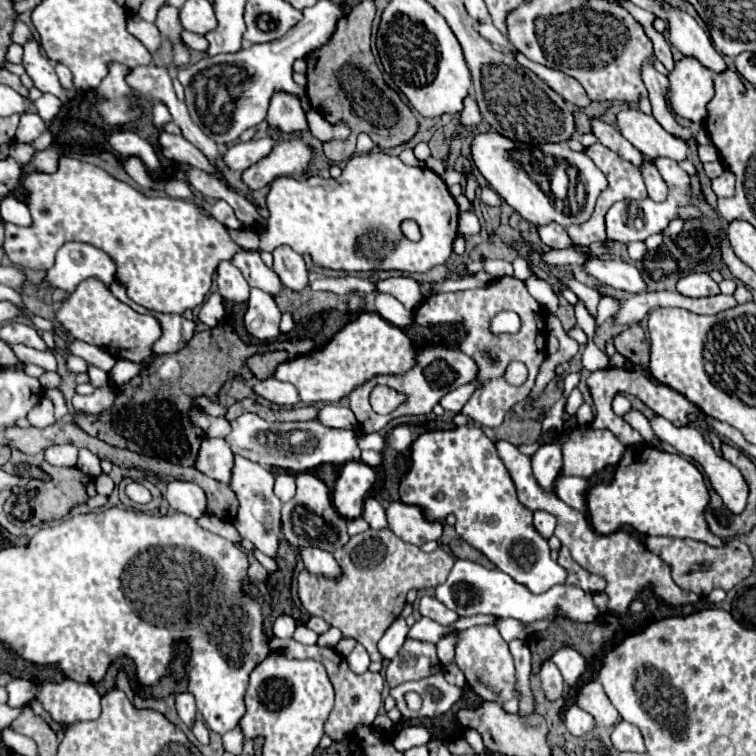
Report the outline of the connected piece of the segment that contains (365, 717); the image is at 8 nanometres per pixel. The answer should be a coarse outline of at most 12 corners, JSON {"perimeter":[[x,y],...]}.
{"perimeter":[[272,639],[270,649],[322,663],[336,691],[324,725],[344,741],[382,707],[380,673],[356,675],[334,649]]}

